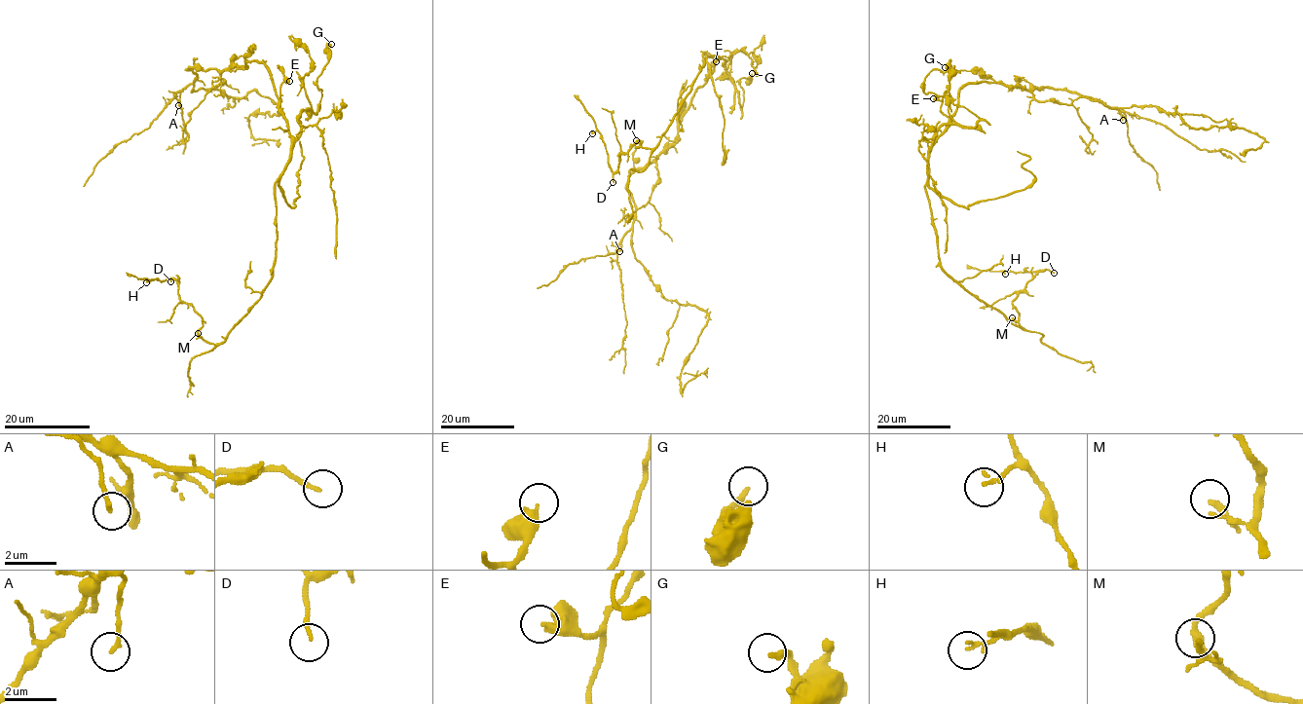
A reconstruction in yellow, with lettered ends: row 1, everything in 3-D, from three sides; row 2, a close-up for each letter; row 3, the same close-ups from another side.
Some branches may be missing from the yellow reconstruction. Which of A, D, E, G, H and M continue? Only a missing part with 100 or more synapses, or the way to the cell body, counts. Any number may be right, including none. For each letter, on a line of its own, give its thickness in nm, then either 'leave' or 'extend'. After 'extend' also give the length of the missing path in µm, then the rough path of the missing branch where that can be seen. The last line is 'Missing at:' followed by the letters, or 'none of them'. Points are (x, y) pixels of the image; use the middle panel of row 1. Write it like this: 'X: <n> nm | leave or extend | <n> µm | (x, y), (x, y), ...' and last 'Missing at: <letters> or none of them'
A: 150 nm | leave
D: 150 nm | leave
E: 400 nm | leave
G: 240 nm | leave
H: 180 nm | leave
M: 160 nm | leave
Missing at: none of them

